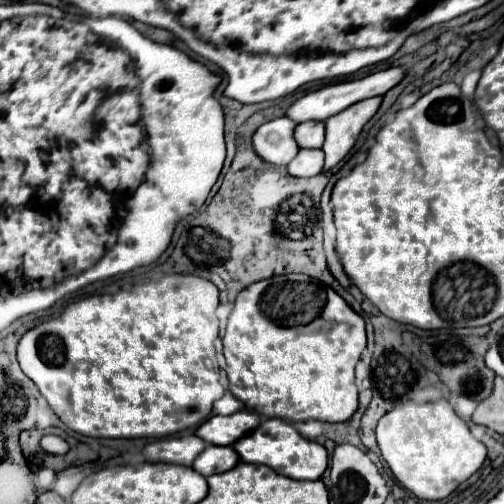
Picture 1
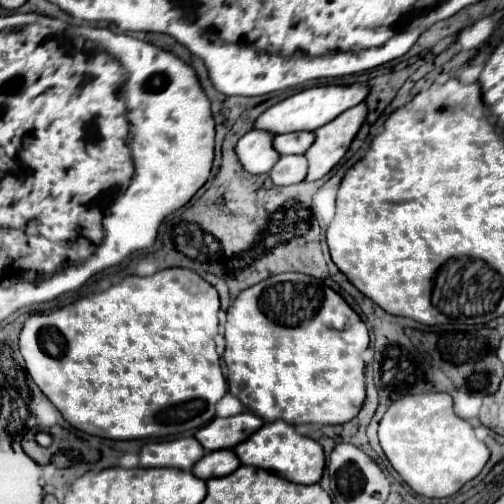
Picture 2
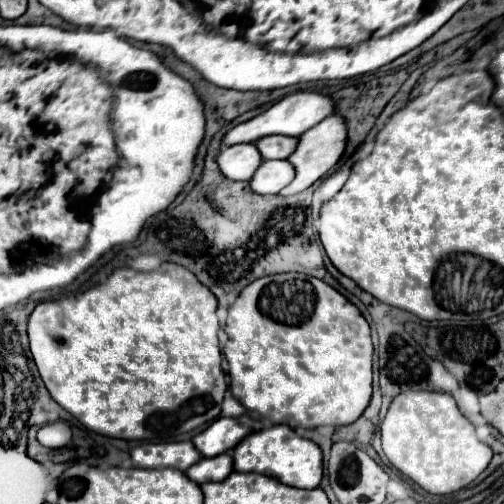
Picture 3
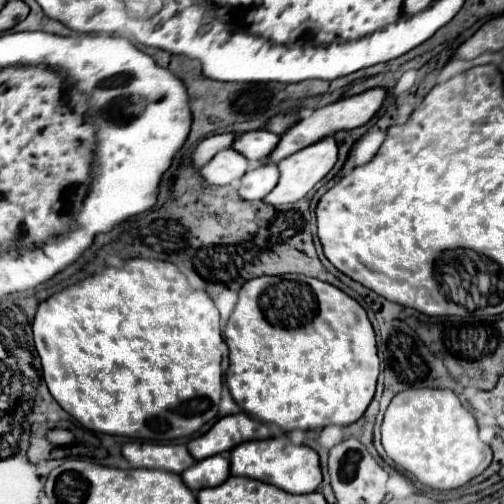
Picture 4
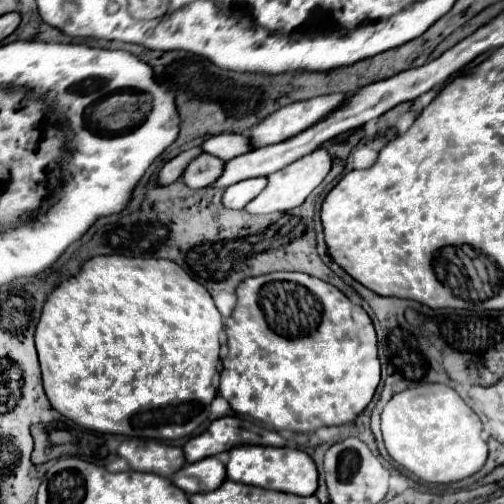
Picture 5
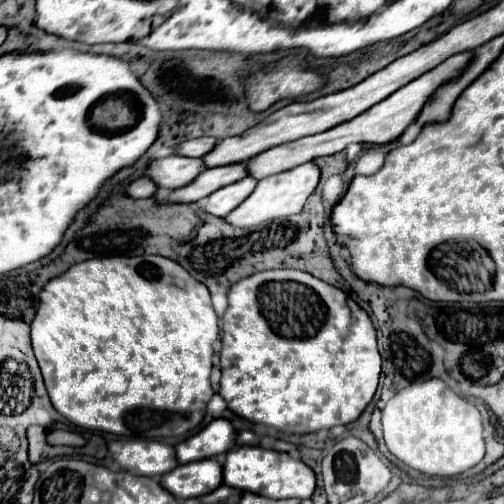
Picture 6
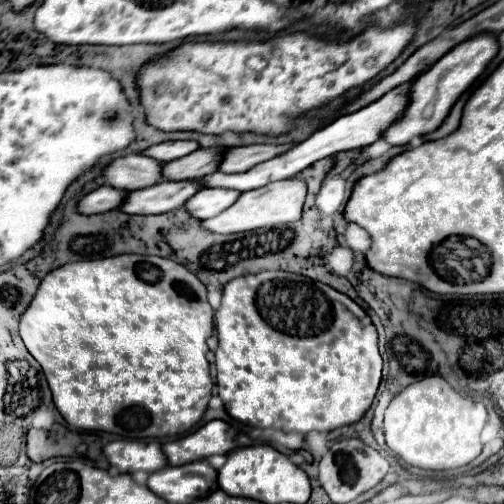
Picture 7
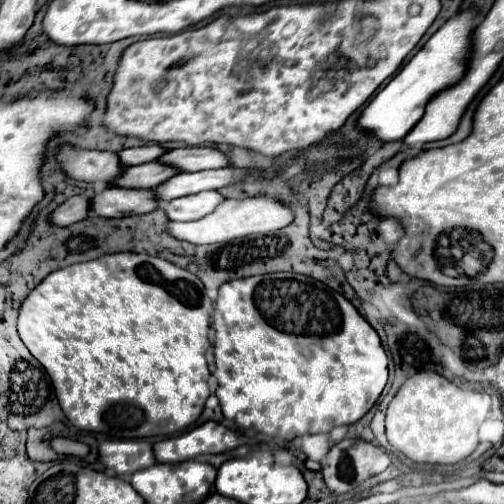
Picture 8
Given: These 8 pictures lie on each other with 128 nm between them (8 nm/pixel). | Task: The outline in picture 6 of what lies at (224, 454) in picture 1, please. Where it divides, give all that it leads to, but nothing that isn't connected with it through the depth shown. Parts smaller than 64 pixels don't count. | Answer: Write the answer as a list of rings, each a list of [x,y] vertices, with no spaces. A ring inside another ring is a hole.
[[[216,458],[180,464],[172,472],[164,474],[160,484],[178,500],[204,496],[222,484],[222,464]]]

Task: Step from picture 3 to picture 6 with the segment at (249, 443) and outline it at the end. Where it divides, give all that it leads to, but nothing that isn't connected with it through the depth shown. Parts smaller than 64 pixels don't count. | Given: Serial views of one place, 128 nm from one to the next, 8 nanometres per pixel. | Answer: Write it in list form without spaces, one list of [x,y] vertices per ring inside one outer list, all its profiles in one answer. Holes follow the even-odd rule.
[[[240,446],[226,456],[224,484],[268,498],[310,498],[316,488],[316,476],[310,466],[306,466],[302,460],[290,458],[286,452],[266,450],[258,446]]]

